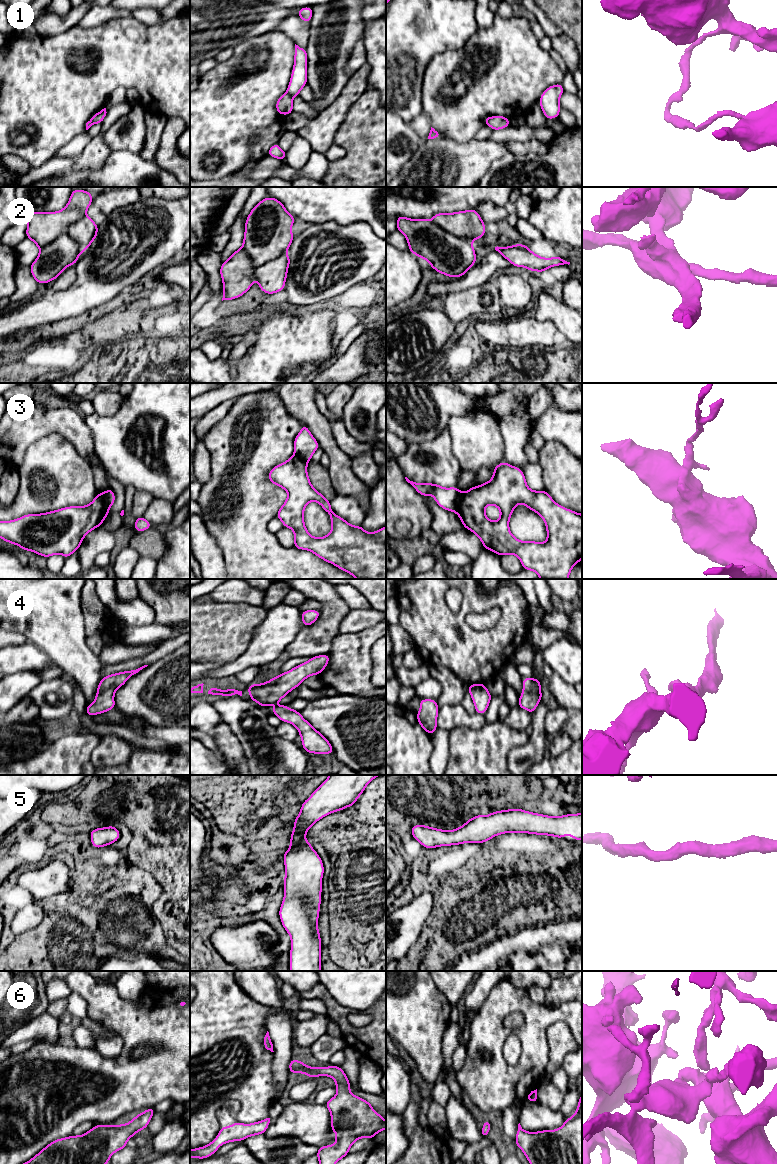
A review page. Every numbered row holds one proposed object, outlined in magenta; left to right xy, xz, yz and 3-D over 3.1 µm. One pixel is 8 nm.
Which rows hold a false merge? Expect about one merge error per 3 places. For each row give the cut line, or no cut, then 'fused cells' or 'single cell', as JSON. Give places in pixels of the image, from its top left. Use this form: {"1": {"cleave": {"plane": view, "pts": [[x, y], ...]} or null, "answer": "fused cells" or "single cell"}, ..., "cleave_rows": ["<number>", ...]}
{"1": {"cleave": {"plane": "xz", "pts": [[286, 92], [291, 97]]}, "answer": "fused cells"}, "2": {"cleave": null, "answer": "single cell"}, "3": {"cleave": {"plane": "yz", "pts": [[462, 494], [456, 512]]}, "answer": "fused cells"}, "4": {"cleave": null, "answer": "single cell"}, "5": {"cleave": null, "answer": "single cell"}, "6": {"cleave": null, "answer": "single cell"}, "cleave_rows": ["1", "3"]}

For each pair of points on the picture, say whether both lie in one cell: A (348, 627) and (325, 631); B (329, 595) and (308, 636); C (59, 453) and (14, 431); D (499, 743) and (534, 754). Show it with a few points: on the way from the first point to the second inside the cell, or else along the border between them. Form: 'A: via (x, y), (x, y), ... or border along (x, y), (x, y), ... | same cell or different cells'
A: border along (350, 609), (339, 622), (338, 632) | different cells
B: via (329, 605), (329, 616), (318, 627) | same cell
C: border along (57, 433), (49, 433), (32, 443), (22, 461) | different cells
D: border along (529, 736), (524, 743), (509, 752), (507, 764) | different cells

